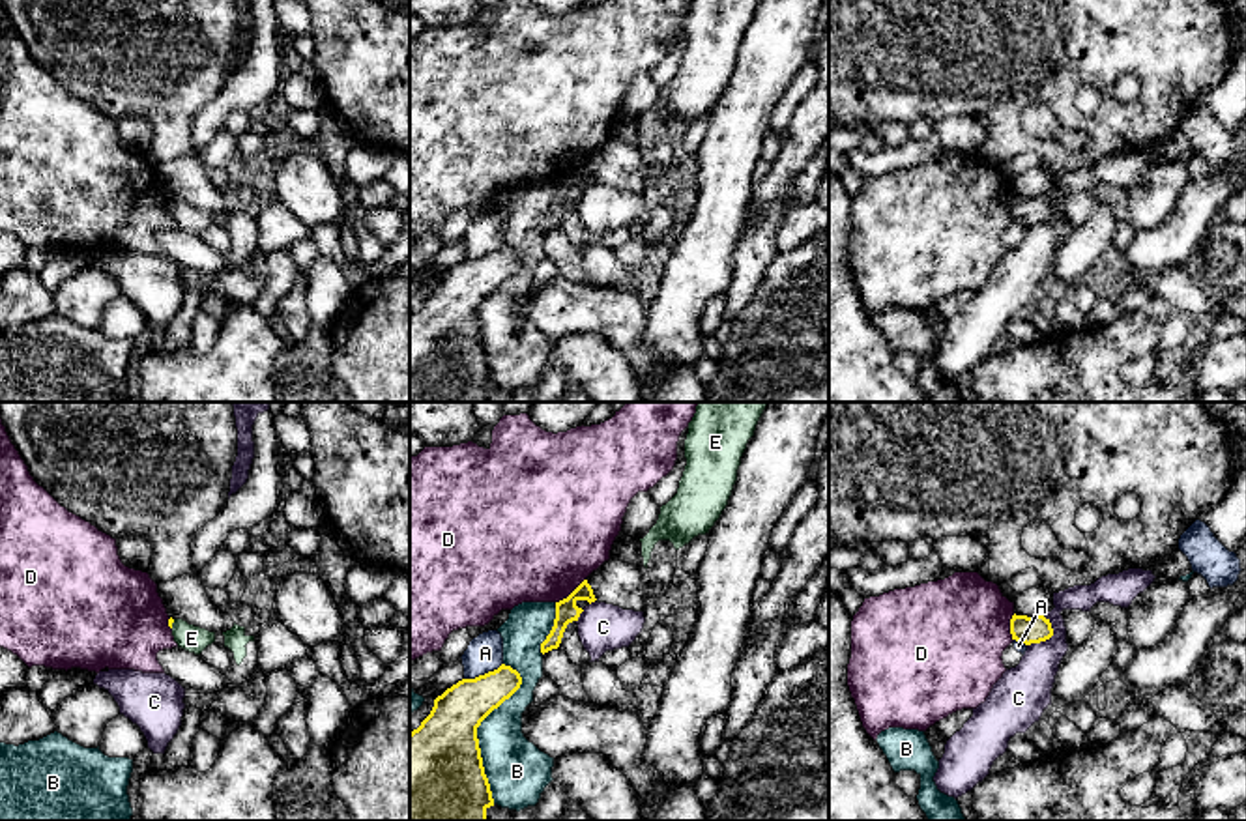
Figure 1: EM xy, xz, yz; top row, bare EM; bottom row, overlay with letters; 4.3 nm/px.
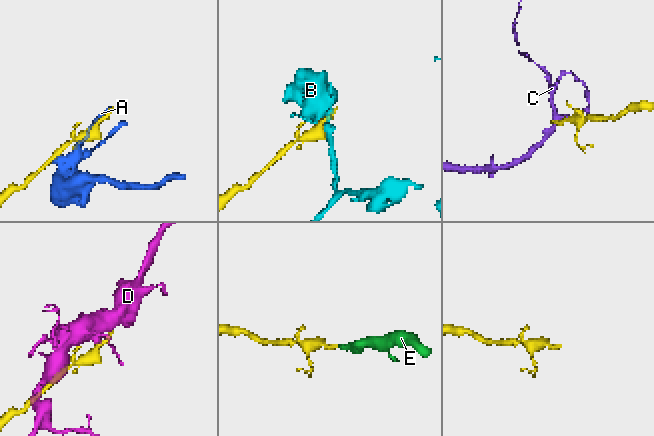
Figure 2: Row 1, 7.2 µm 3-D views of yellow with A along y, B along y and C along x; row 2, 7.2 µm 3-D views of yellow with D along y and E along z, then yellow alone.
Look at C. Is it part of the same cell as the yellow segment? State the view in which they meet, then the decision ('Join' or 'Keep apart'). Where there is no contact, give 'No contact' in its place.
Touches yellow in yz. Keep apart

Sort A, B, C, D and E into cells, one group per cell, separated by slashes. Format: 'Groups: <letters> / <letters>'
Groups: A / B / C / D / E

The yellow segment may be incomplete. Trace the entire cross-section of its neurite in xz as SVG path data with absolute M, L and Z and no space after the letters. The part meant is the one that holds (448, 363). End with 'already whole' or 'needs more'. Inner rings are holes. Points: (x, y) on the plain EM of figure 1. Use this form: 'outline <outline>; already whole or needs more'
outline M501 245L498 251L475 260L458 262L434 281L430 295L410 314L410 402L486 402L486 391L494 387L494 380L483 348L477 309L520 266L520 254Z; already whole

